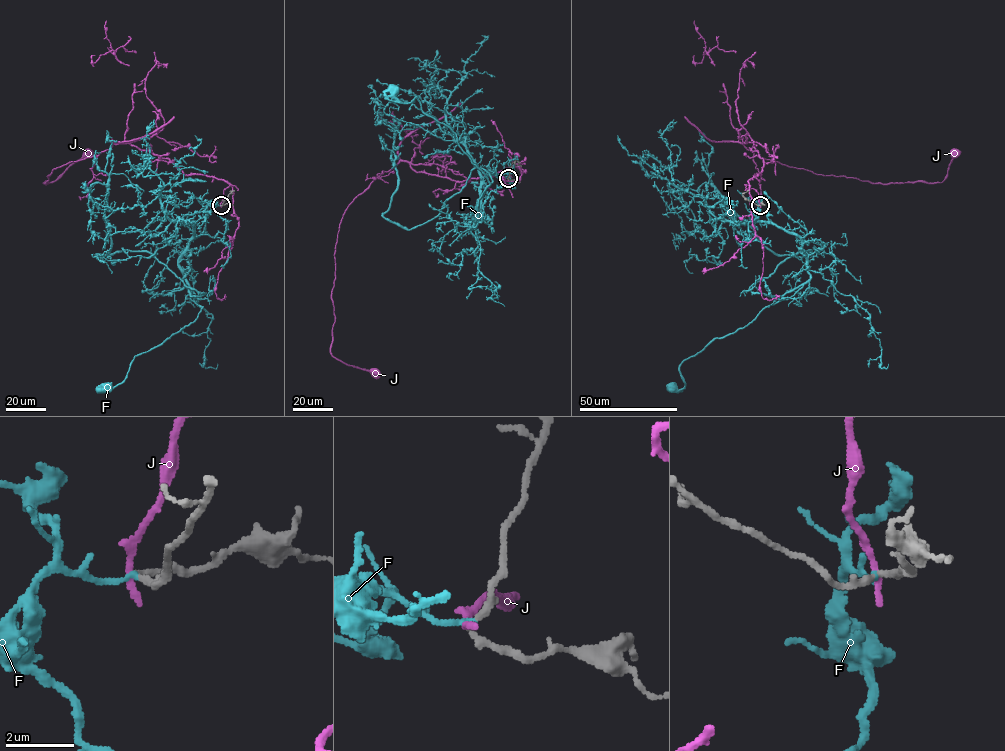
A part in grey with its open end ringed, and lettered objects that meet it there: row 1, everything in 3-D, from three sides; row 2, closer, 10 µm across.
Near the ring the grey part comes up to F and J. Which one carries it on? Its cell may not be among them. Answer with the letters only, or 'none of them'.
F

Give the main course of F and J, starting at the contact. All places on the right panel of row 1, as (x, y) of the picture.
F: (760, 205), (760, 222), (801, 240), (810, 278), (686, 358), (679, 367), (684, 386), (674, 386)
J: (760, 205), (748, 188), (763, 160), (745, 142), (758, 157), (874, 183), (941, 182), (954, 154)

